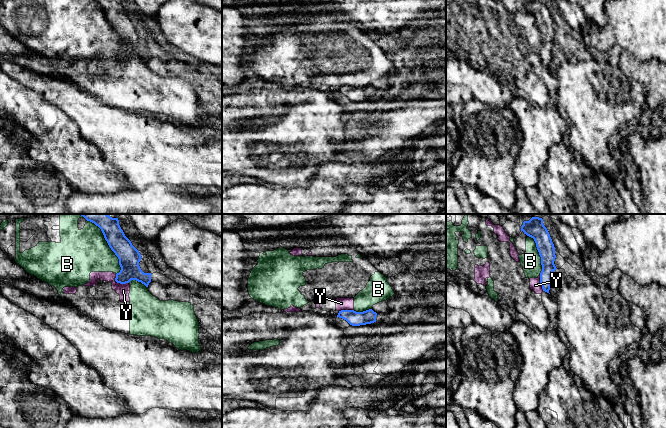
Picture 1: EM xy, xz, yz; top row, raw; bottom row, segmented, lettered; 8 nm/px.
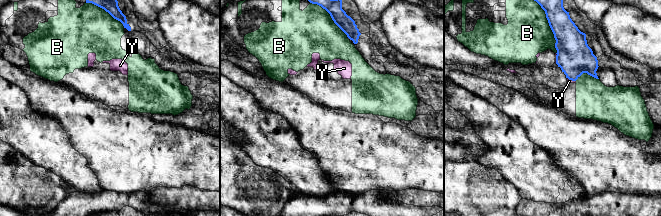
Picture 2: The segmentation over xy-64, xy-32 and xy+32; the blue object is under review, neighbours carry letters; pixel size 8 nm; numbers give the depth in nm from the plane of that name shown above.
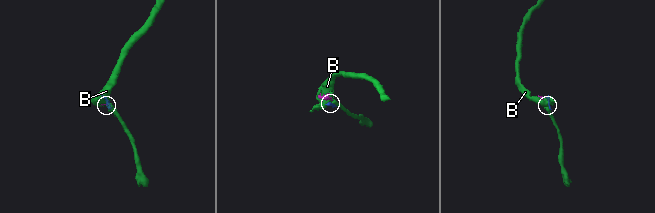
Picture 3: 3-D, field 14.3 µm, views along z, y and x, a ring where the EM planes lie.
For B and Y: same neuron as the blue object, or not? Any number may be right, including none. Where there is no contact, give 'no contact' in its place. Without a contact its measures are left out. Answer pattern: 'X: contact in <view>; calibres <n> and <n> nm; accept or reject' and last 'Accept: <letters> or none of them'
B: contact in xy; calibres 180 and 360 nm; reject
Y: contact in xy; calibres 180 and 100 nm; reject
Accept: none of them

